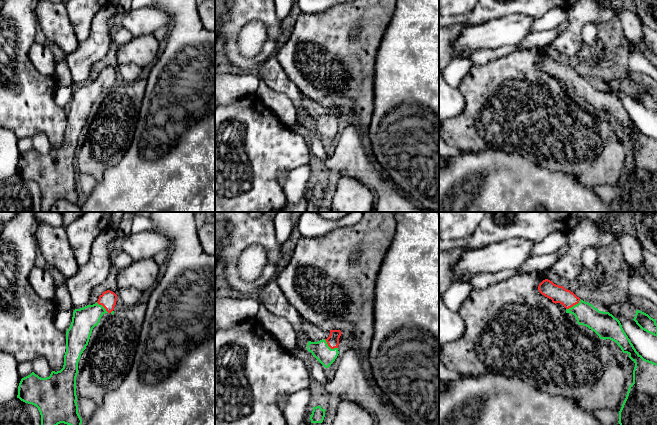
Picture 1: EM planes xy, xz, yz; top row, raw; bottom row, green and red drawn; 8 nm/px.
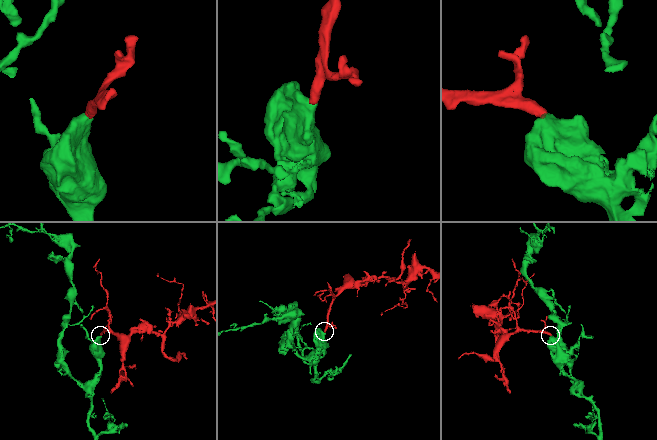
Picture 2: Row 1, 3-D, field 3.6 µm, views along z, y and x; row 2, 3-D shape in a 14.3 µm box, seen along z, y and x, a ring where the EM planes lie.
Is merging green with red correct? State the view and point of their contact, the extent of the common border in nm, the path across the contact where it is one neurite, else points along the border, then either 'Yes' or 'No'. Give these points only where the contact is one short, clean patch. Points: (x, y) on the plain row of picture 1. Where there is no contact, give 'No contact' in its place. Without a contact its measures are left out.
Touches green at xz (329, 123). Shared border 130 nm. Path across: xz (320, 126), (329, 123), (333, 116). Yes

